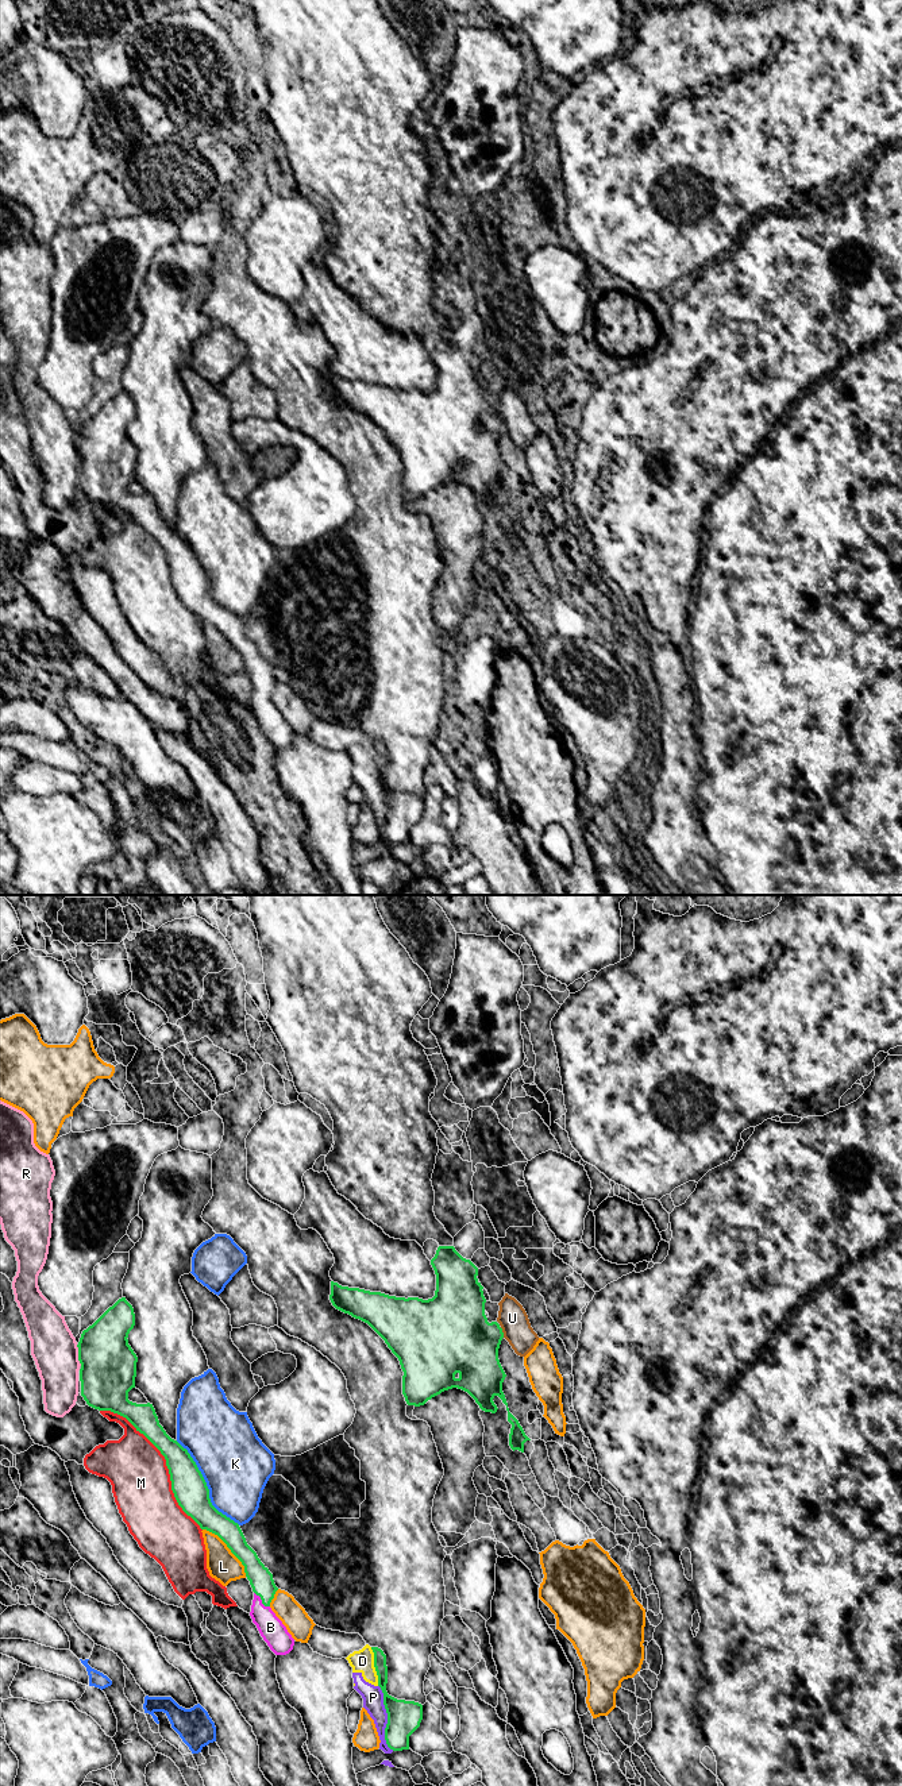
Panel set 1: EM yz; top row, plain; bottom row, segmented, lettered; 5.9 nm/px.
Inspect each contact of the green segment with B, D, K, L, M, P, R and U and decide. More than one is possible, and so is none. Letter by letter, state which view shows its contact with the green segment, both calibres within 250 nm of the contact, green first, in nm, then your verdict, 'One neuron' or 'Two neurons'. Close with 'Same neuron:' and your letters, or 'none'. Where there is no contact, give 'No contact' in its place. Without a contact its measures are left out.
B: Touches green in yz. Thickness 140 nm (green) against 150 nm. One neuron
D: Touches green in yz. Thickness 90 nm (green) against 140 nm. Two neurons
K: Touches green in yz. Thickness 200 nm (green) against 400 nm. Two neurons
L: Touches green in yz. Thickness 150 nm (green) against 180 nm. Two neurons
M: Touches green in yz. Thickness 200 nm (green) against 360 nm. Two neurons
P: Touches green in yz. Thickness 200 nm (green) against 130 nm. Two neurons
R: Touches green in yz. Thickness 340 nm (green) against 280 nm. Two neurons
U: Touches green in yz. Thickness 380 nm (green) against 170 nm. Two neurons
Same neuron: B

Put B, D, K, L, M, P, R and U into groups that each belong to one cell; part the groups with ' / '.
B / D P / K / L / M / R / U

